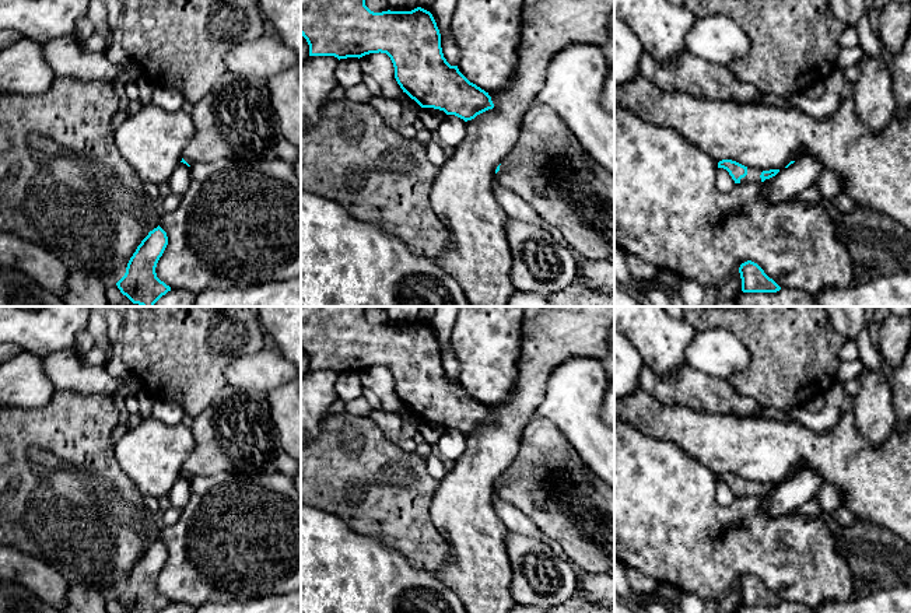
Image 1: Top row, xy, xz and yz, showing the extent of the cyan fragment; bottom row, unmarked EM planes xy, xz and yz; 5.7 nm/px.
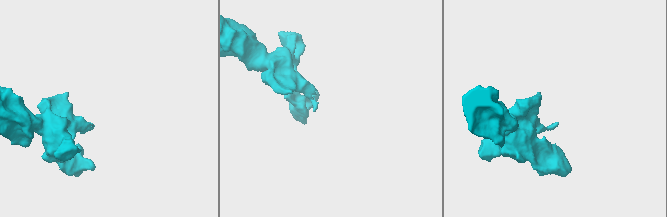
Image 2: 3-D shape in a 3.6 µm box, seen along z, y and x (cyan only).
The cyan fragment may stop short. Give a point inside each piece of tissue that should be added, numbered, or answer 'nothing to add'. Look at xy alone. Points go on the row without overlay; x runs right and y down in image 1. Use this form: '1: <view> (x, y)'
1: xy (235, 433)

